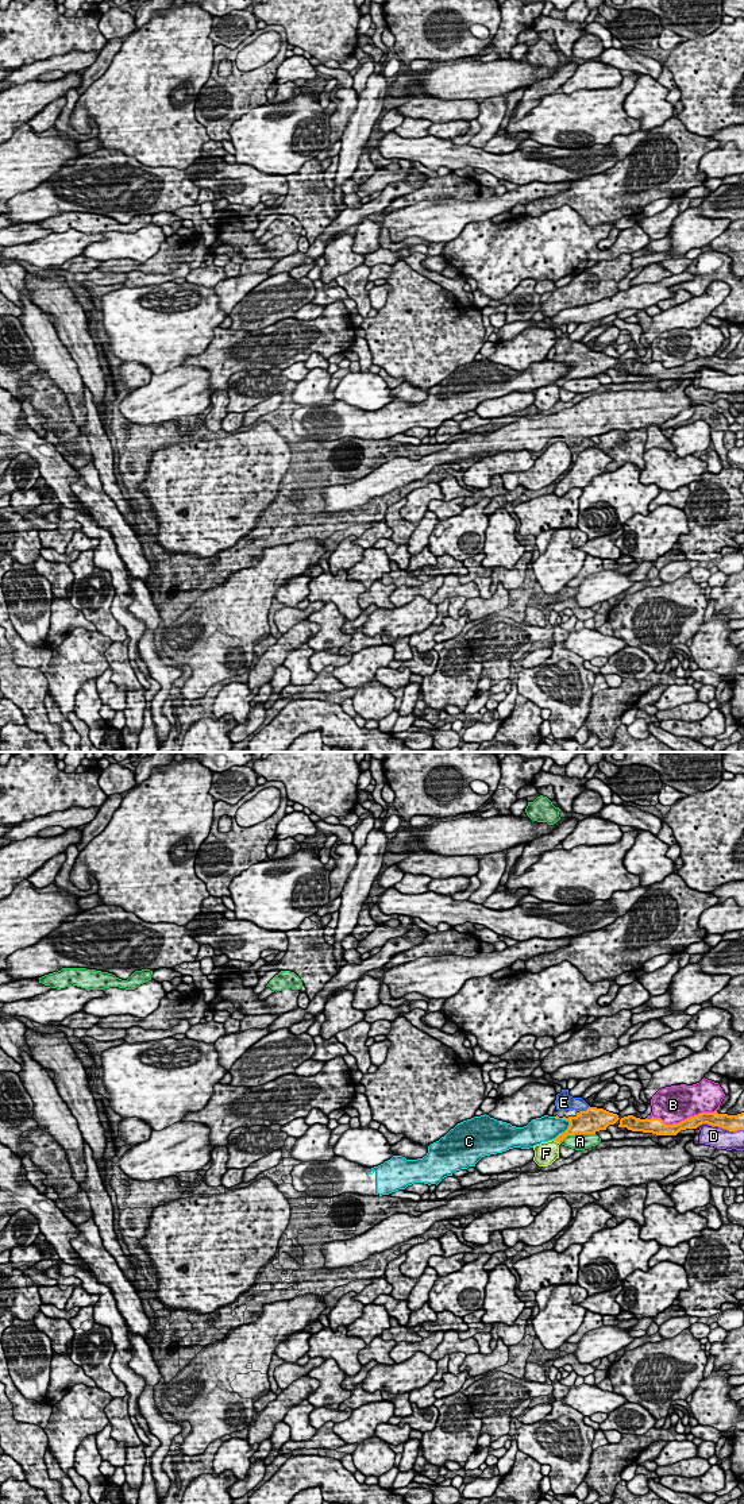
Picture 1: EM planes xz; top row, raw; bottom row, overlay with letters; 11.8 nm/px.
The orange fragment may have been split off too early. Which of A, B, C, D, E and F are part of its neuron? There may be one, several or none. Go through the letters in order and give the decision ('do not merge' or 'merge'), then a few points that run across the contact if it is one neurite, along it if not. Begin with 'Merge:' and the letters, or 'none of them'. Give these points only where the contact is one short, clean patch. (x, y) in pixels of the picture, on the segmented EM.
Merge: E
A: do not merge
B: do not merge
C: do not merge
D: do not merge
E: merge | xz (593, 1119), (583, 1111), (575, 1103), (566, 1102)
F: do not merge

